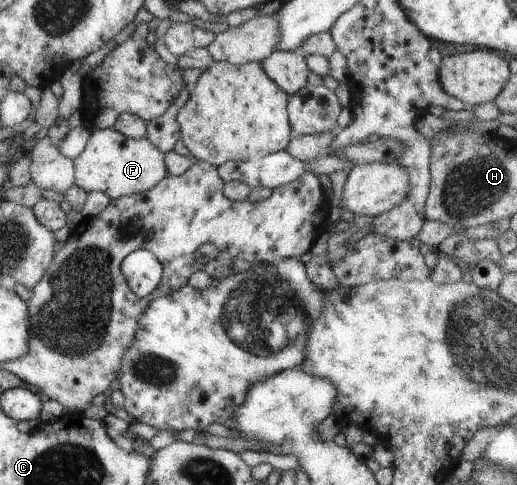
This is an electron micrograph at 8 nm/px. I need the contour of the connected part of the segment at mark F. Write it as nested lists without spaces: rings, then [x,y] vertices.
[[[112,128],[93,130],[85,148],[72,160],[74,185],[111,198],[148,191],[166,175],[165,155],[146,138],[127,138]]]

